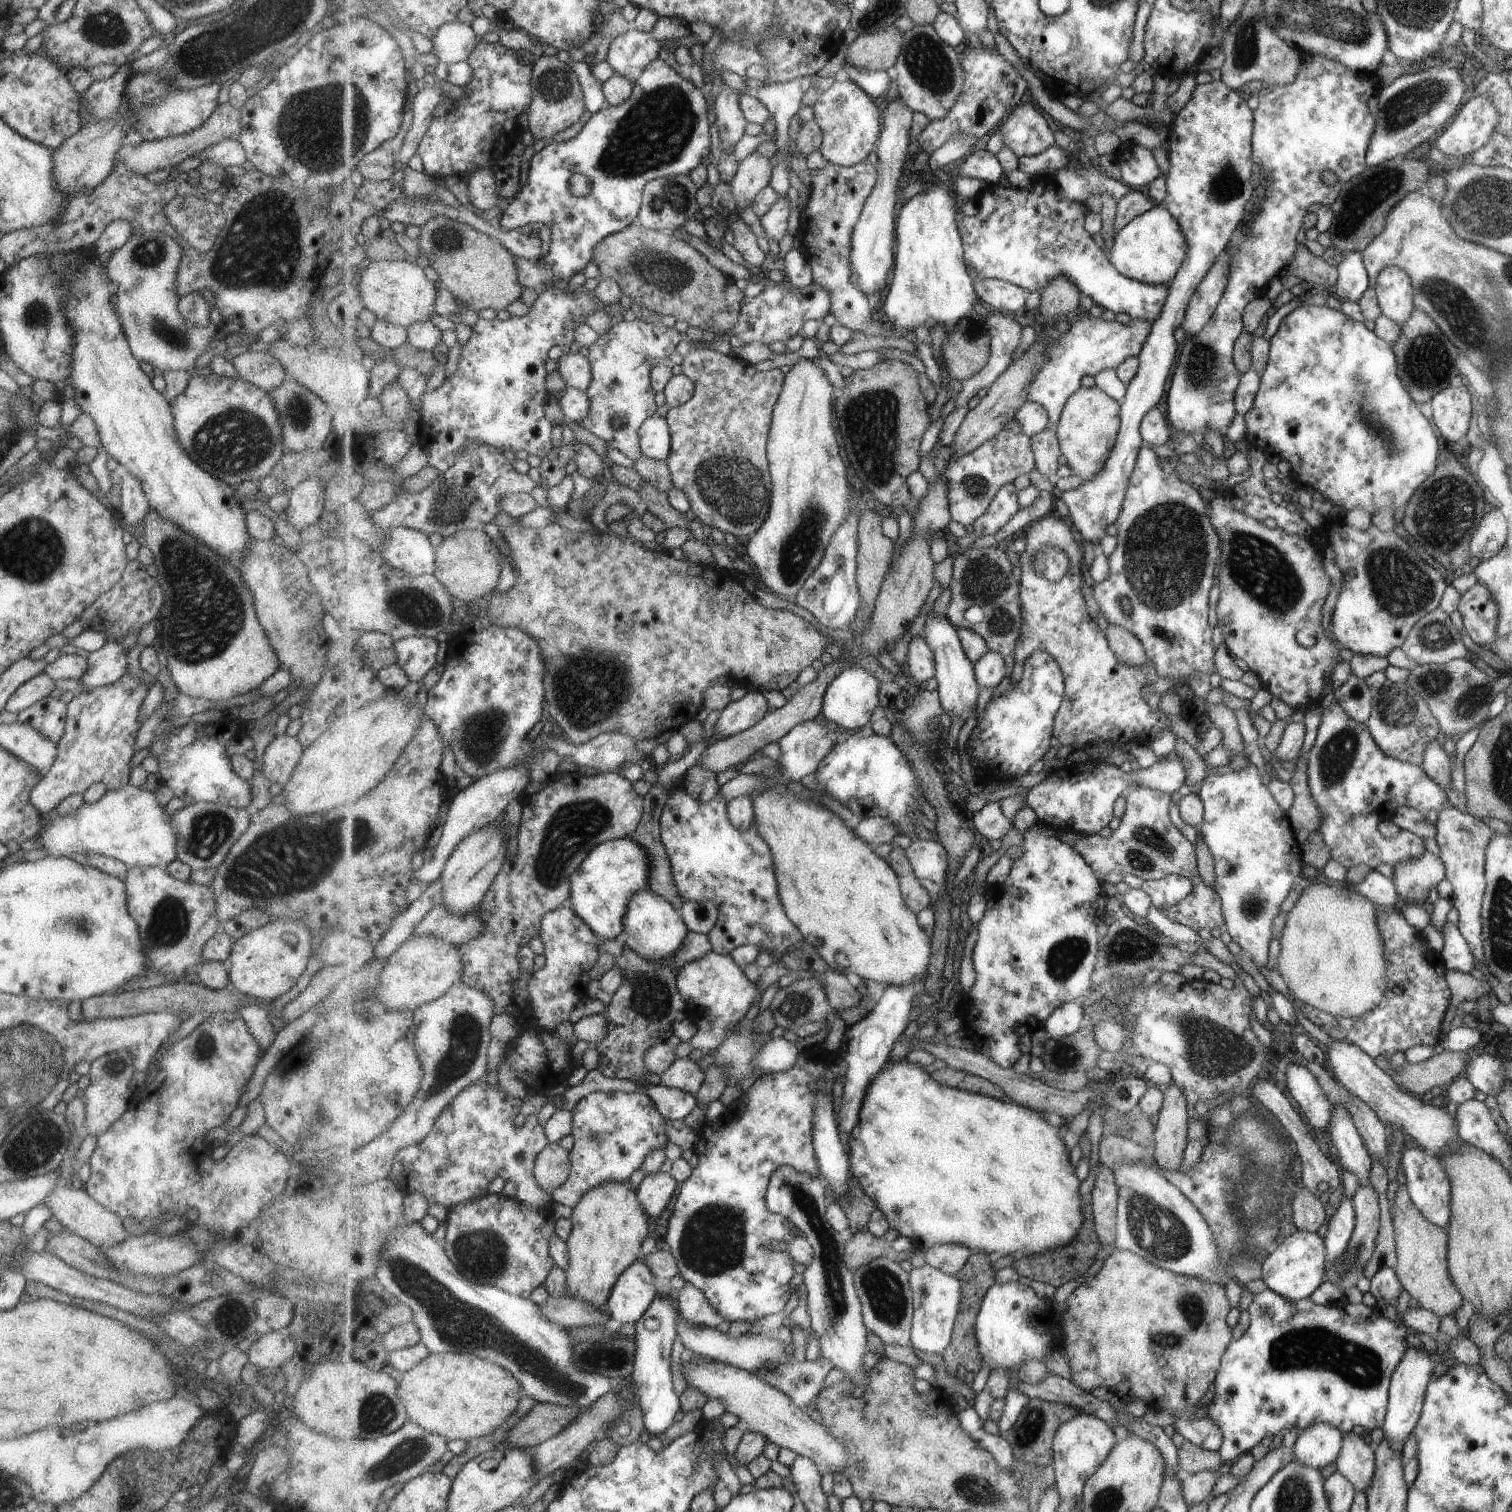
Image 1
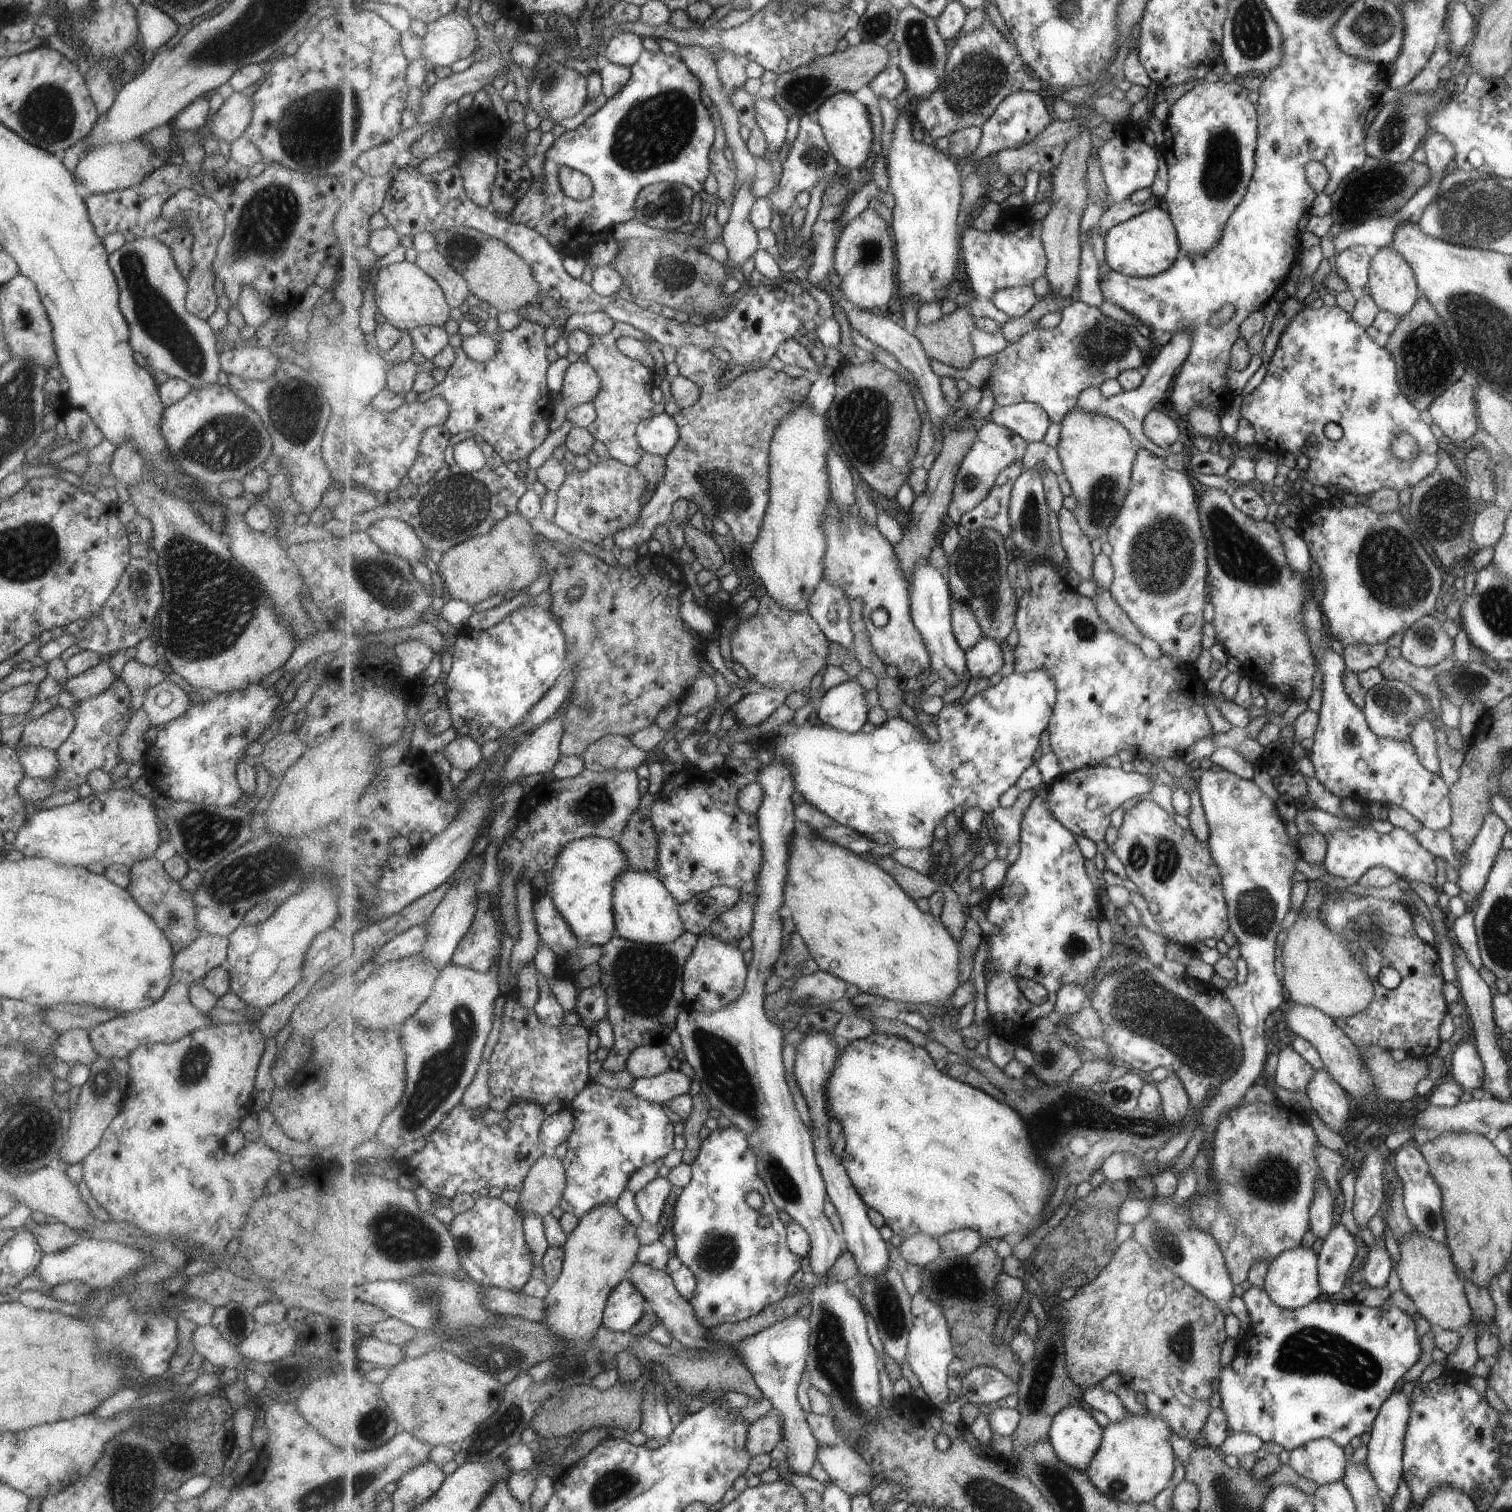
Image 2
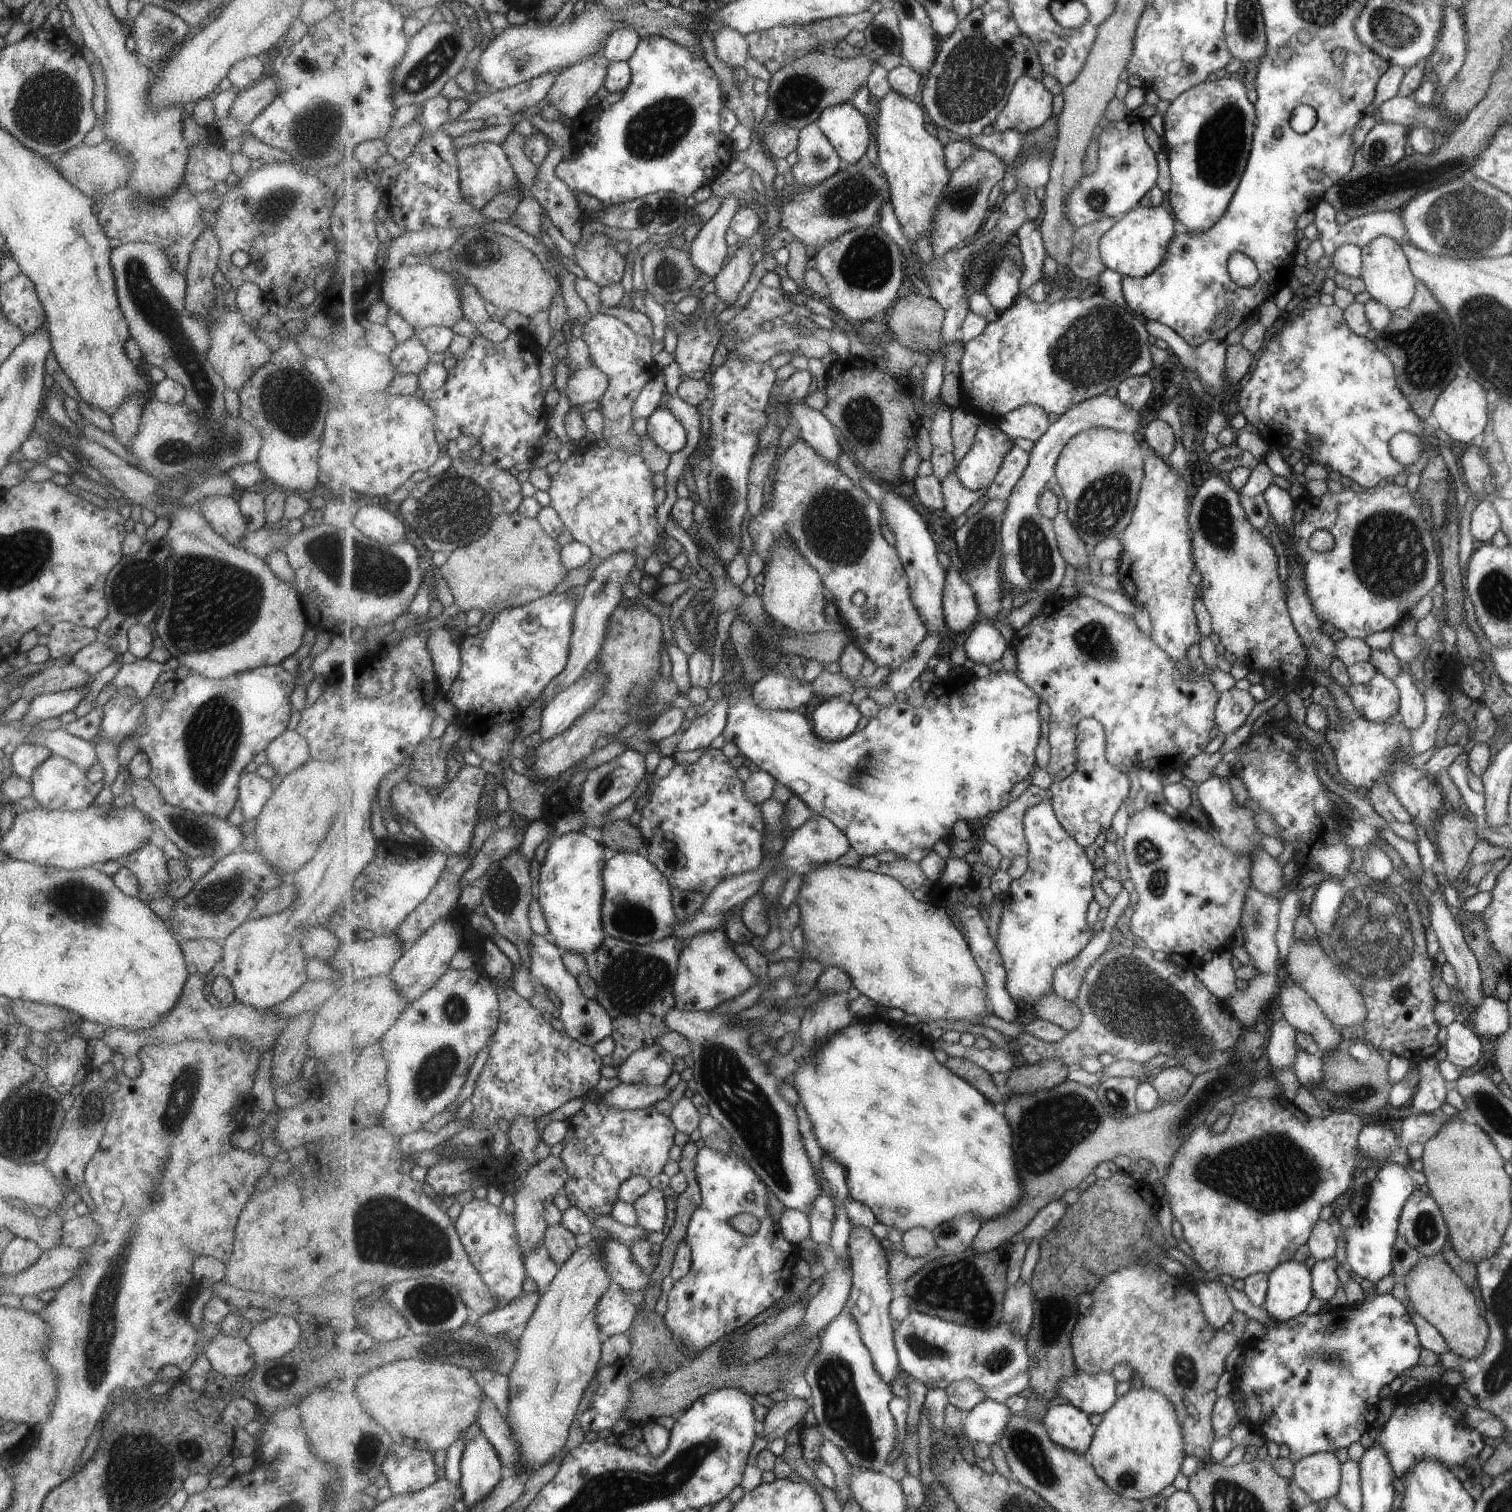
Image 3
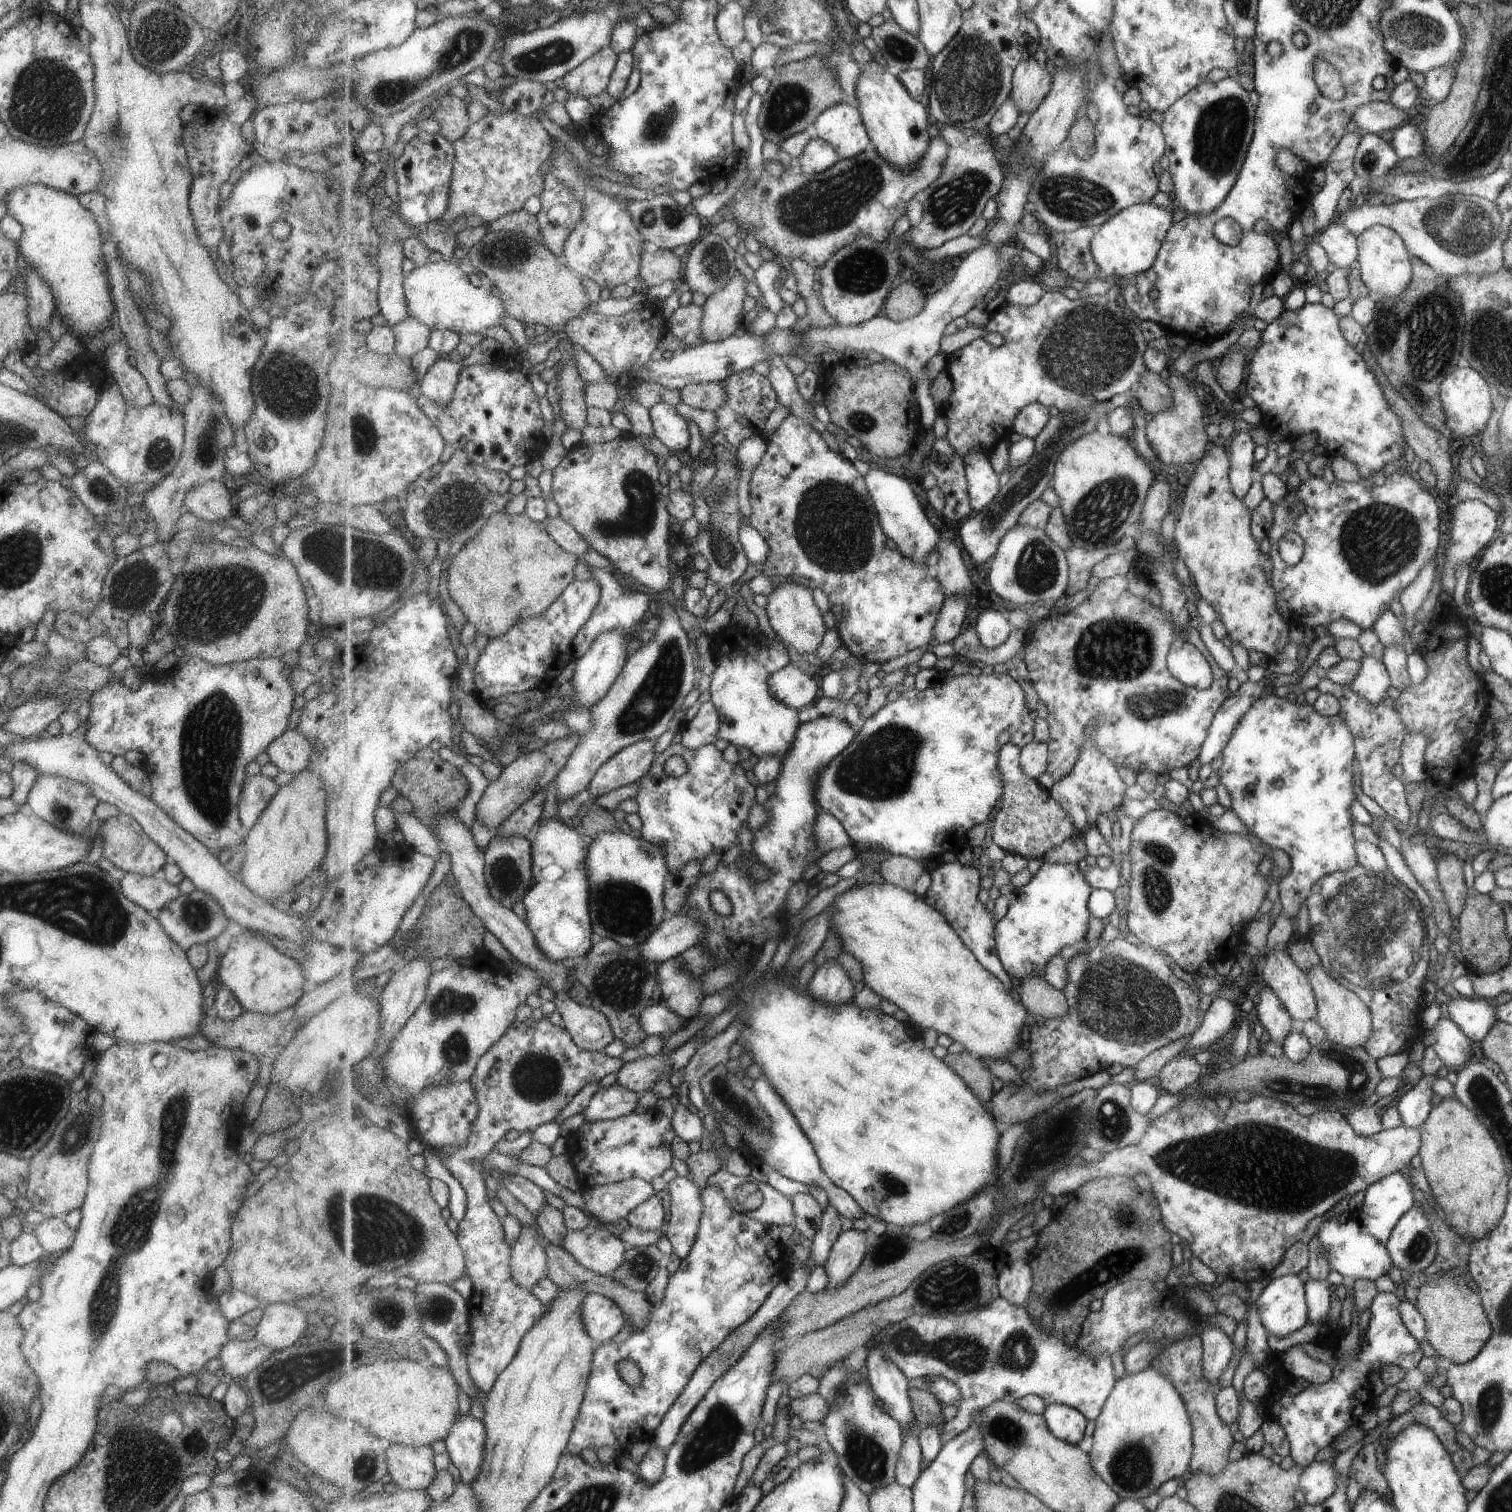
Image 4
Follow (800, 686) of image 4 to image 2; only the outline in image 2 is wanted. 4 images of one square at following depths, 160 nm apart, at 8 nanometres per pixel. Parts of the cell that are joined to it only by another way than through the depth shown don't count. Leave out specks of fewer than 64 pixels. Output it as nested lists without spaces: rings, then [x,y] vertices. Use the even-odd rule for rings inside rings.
[[[766,688],[764,692],[749,693],[734,706],[736,722],[746,726],[756,726],[765,722],[781,704],[785,704],[789,691]]]

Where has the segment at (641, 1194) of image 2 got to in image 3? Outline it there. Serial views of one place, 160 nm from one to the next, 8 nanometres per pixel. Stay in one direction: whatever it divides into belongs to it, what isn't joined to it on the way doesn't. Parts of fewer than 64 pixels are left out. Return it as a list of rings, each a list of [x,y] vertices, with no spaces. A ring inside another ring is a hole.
[[[652,1188],[635,1202],[639,1226],[652,1233],[665,1228],[665,1216],[667,1216],[667,1204],[665,1204],[665,1194],[663,1189]]]

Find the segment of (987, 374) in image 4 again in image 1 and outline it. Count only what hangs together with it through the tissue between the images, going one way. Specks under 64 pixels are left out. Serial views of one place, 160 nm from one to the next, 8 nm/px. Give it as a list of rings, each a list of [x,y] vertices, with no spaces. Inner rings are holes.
[[[1081,314],[1069,319],[1071,328],[1062,334],[1061,338],[1050,344],[1052,347],[1046,353],[1044,367],[1038,372],[1034,384],[1030,387],[1030,396],[1028,400],[1045,405],[1050,412],[1050,422],[1058,426],[1063,409],[1067,401],[1074,392],[1082,387],[1082,380],[1085,375],[1096,375],[1106,368],[1117,369],[1118,366],[1127,360],[1127,357],[1138,357],[1147,342],[1147,335],[1150,334],[1150,328],[1153,326],[1148,320],[1142,318],[1130,319],[1128,324],[1121,324],[1117,321],[1104,321],[1091,315]]]

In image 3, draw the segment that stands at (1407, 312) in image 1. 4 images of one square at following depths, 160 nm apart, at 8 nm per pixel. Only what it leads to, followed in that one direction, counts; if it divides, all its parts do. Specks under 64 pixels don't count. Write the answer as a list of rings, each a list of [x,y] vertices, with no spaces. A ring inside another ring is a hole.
[[[1379,235],[1368,245],[1360,248],[1360,257],[1360,279],[1363,281],[1364,290],[1370,294],[1371,299],[1393,311],[1406,307],[1414,296],[1414,284],[1417,279],[1410,271],[1409,260],[1402,251],[1401,244],[1389,237]]]

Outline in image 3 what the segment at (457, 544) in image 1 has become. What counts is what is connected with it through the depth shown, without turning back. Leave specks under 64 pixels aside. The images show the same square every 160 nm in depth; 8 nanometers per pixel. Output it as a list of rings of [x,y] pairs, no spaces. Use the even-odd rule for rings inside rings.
[[[518,510],[499,515],[483,538],[454,550],[439,569],[453,594],[454,603],[461,612],[466,614],[470,609],[479,609],[483,615],[496,612],[494,616],[506,608],[518,607],[553,593],[555,586],[563,582],[570,571],[563,564],[562,546],[558,540],[554,539],[537,519],[524,517]]]

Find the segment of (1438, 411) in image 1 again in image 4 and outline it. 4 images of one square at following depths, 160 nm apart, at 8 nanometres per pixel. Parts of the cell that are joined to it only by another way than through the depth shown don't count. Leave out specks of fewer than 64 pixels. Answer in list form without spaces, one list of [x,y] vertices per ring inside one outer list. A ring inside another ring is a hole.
[[[1457,368],[1455,372],[1447,375],[1443,392],[1439,392],[1439,400],[1442,401],[1442,409],[1446,415],[1445,430],[1451,437],[1473,436],[1482,431],[1491,414],[1491,396],[1489,386],[1477,372],[1471,368]]]

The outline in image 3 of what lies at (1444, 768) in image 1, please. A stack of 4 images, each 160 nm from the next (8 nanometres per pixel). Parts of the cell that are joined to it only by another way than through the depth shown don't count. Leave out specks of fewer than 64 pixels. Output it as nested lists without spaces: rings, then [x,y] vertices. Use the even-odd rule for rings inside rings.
[[[1405,672],[1399,673],[1393,680],[1398,692],[1397,717],[1407,729],[1415,729],[1424,721],[1424,698],[1414,688]]]

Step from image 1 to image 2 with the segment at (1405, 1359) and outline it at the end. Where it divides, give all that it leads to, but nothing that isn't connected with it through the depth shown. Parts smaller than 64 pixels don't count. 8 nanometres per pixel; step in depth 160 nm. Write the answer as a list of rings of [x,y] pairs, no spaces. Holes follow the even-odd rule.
[[[1395,1389],[1383,1402],[1381,1410],[1374,1420],[1374,1427],[1371,1429],[1370,1439],[1366,1445],[1368,1453],[1364,1458],[1364,1463],[1386,1502],[1394,1493],[1395,1487],[1402,1477],[1402,1452],[1409,1416],[1410,1396],[1405,1395],[1401,1389]]]

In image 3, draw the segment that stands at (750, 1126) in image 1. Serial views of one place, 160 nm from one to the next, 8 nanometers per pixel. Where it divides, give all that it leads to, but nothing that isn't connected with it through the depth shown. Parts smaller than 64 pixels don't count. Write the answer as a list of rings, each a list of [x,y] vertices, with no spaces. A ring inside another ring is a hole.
[[[705,1145],[698,1152],[697,1160],[696,1173],[702,1190],[702,1203],[694,1210],[686,1236],[687,1244],[692,1250],[692,1267],[689,1274],[675,1282],[670,1290],[668,1310],[663,1318],[673,1331],[674,1337],[686,1346],[685,1353],[699,1351],[701,1354],[719,1338],[745,1326],[751,1318],[765,1312],[769,1306],[773,1306],[779,1298],[786,1295],[794,1280],[792,1267],[799,1262],[802,1249],[787,1240],[781,1224],[773,1220],[769,1212],[772,1202],[767,1202],[771,1190],[742,1156],[733,1151],[722,1153]],[[749,1192],[755,1194],[755,1200],[752,1202],[747,1200]],[[741,1212],[750,1213],[760,1221],[760,1227],[754,1235],[745,1236],[729,1224],[729,1218]]]

